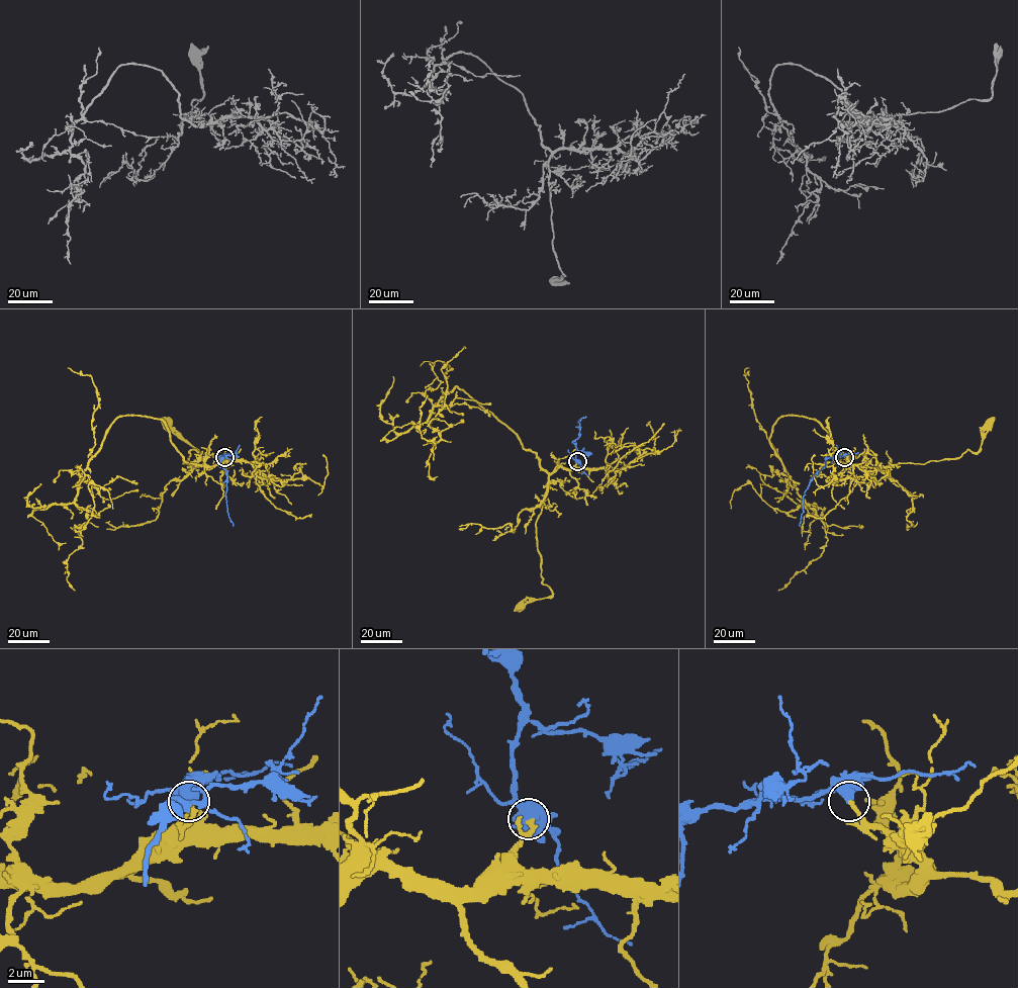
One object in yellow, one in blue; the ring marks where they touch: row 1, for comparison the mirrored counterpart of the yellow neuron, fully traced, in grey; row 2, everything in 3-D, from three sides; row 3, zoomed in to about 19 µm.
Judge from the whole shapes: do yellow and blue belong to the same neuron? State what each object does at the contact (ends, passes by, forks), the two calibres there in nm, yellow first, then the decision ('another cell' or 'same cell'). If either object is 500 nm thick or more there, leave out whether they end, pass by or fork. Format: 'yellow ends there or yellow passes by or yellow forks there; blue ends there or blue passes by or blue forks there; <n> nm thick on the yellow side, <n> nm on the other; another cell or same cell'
260 nm thick on the yellow side, 650 nm on the other; same cell

